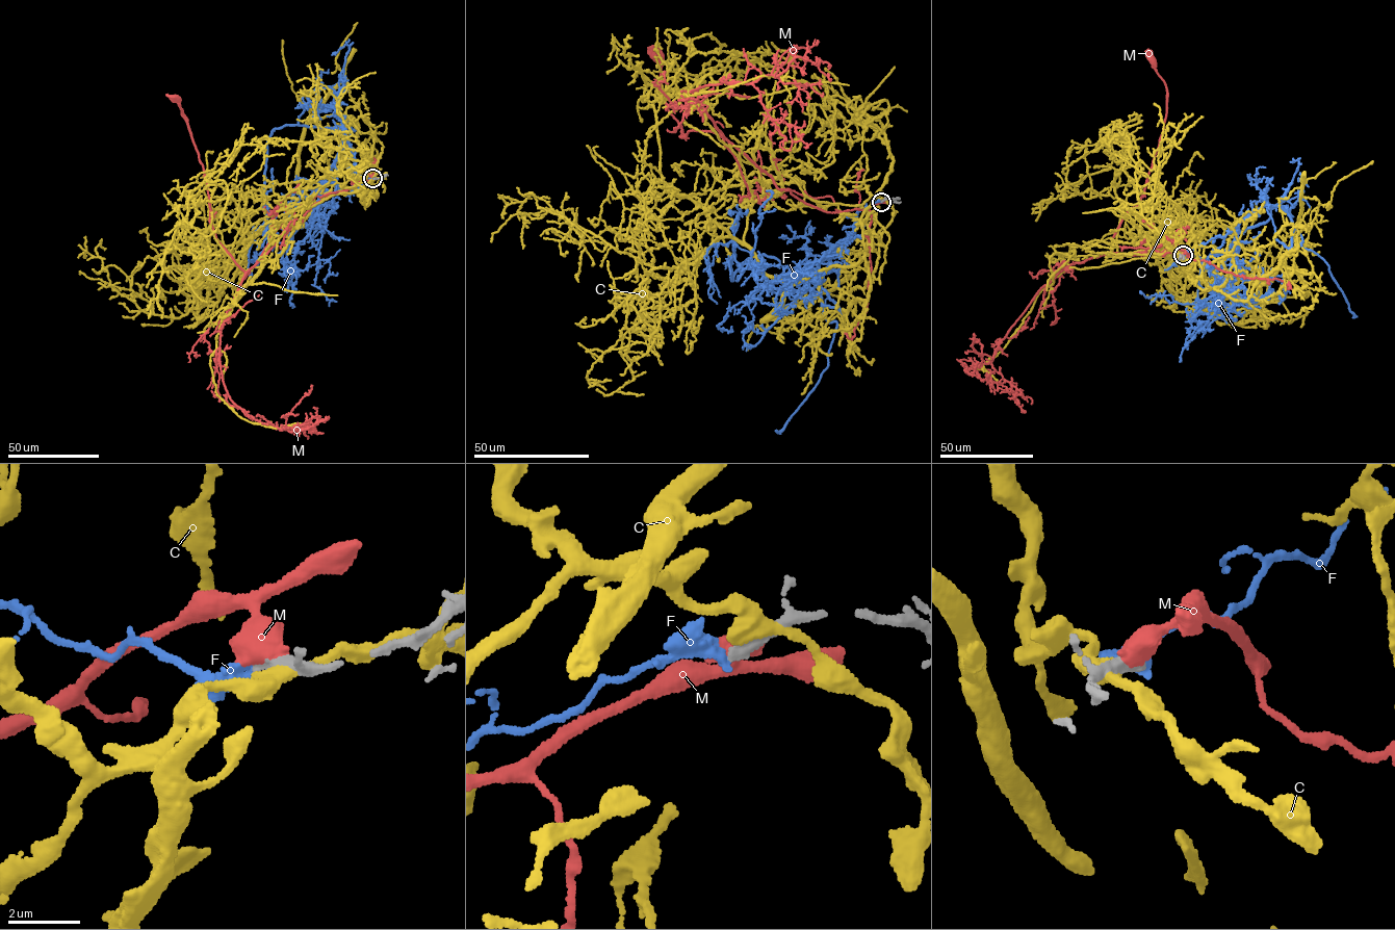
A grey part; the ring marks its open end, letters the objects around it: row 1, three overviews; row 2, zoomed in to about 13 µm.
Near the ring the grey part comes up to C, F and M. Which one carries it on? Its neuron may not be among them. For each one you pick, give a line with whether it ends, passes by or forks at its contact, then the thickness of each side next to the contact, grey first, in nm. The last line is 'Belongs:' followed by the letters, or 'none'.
Belongs: none

